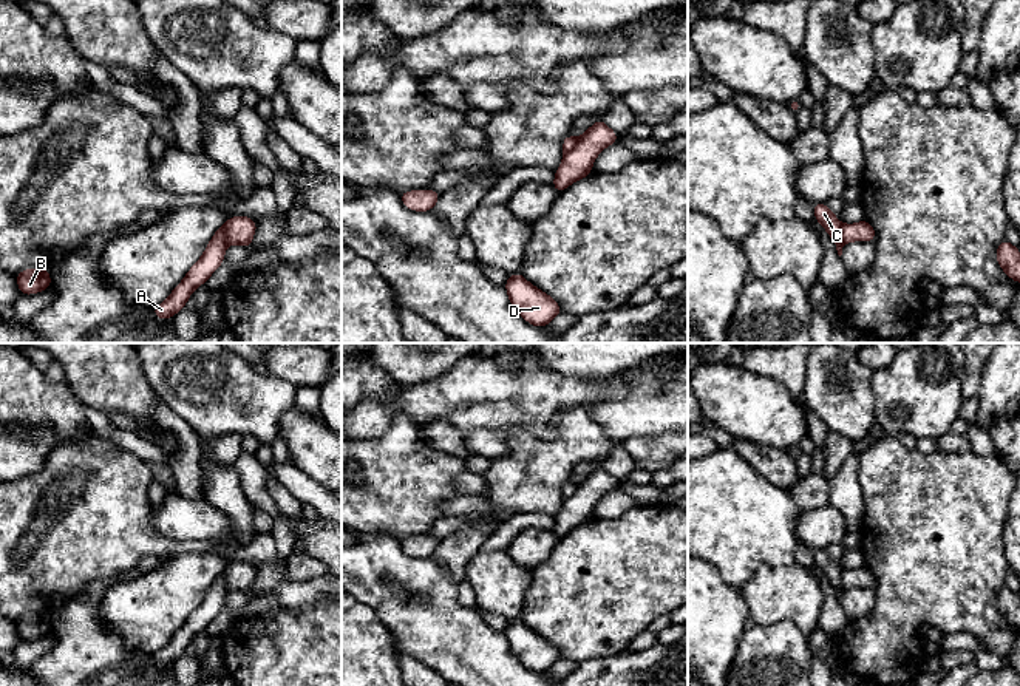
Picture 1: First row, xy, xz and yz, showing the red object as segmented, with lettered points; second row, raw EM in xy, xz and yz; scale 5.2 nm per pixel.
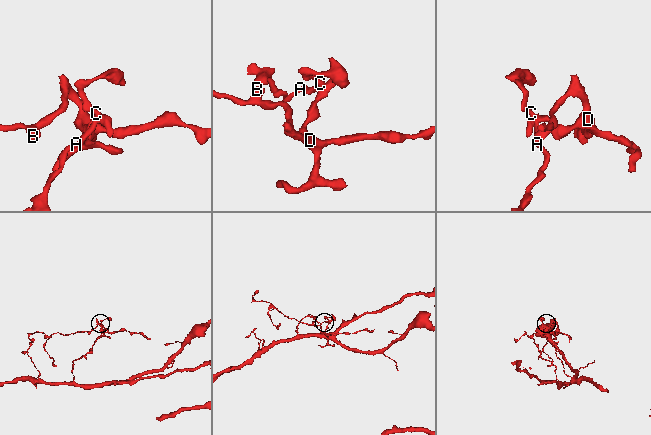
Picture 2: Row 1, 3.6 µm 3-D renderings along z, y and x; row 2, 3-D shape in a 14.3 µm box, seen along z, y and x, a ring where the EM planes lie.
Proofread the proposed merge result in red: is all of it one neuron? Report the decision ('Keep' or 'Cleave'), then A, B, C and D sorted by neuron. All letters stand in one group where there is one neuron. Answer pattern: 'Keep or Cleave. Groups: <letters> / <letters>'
Cleave. Groups: A C / B D

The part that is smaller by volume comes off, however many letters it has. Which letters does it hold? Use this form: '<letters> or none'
B, D

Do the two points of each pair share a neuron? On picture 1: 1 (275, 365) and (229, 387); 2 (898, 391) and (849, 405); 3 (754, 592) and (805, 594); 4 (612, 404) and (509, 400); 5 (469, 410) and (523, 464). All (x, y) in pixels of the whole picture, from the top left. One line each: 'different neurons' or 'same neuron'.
1: different neurons
2: different neurons
3: same neuron
4: same neuron
5: different neurons

